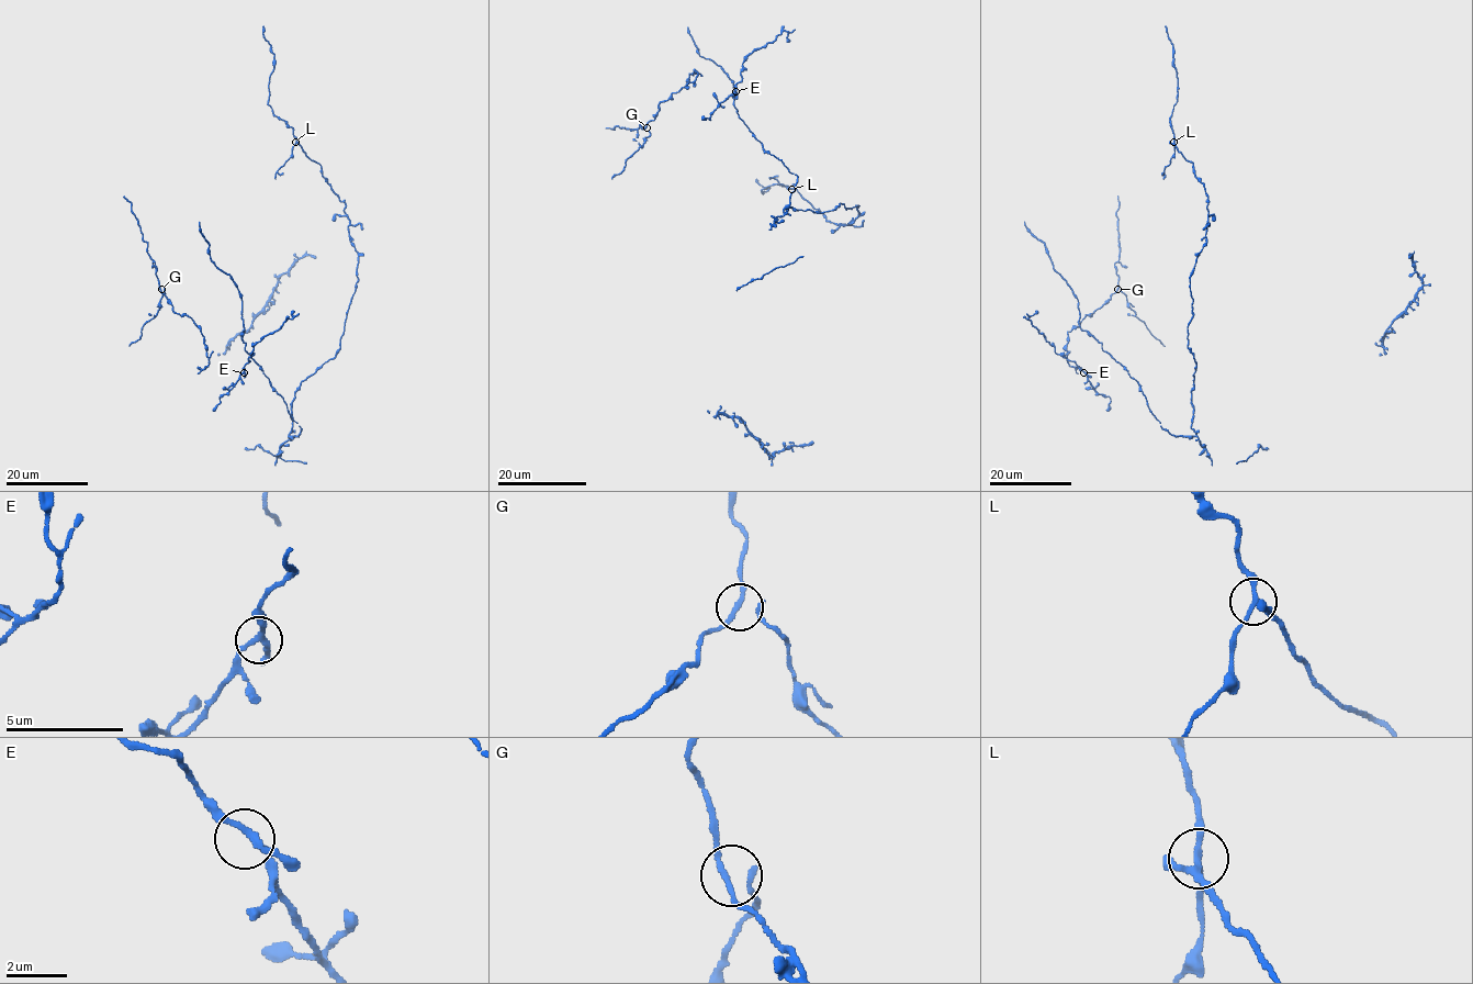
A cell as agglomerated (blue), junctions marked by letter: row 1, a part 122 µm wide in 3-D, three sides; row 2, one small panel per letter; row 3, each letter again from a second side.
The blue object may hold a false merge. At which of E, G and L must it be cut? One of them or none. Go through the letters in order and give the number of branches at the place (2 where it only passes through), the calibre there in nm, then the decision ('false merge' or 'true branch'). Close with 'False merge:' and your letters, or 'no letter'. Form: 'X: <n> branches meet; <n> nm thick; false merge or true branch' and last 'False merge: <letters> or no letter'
E: 3 branches meet; 200 nm thick; true branch
G: 4 branches meet; 140 nm thick; true branch
L: 4 branches meet; 200 nm thick; false merge
False merge: L

